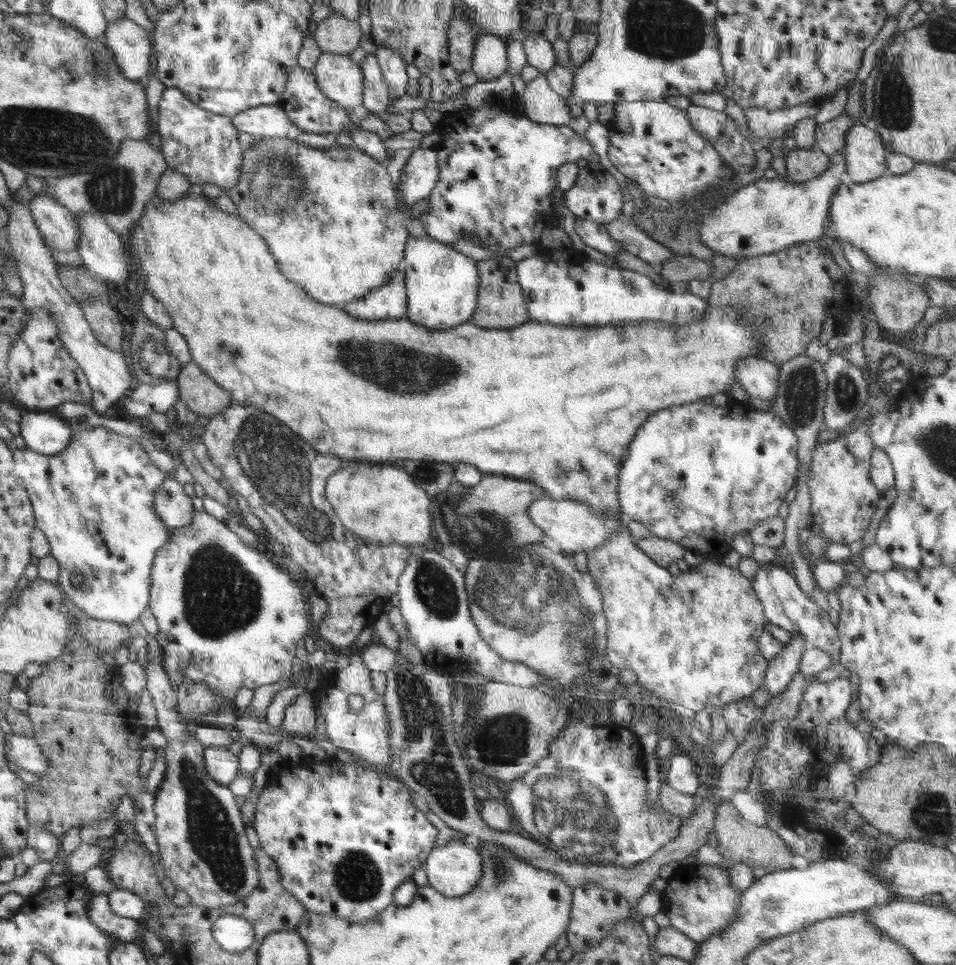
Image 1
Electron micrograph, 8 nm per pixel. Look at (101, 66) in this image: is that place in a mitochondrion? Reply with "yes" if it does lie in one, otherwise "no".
yes

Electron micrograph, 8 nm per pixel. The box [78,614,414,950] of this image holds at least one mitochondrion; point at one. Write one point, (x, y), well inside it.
(210, 833)

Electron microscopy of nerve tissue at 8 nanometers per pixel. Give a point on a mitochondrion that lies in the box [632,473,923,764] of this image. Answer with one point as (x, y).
(672, 499)

